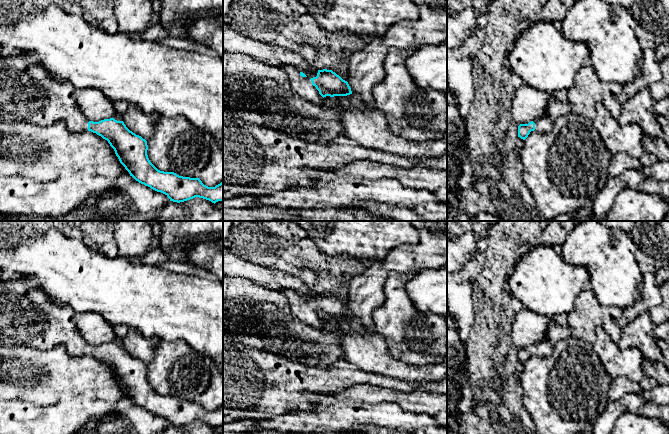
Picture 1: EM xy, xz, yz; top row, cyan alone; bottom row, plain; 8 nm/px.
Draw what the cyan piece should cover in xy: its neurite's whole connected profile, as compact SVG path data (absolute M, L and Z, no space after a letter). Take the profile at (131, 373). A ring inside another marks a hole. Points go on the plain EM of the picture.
M0 277L0 347L30 346L50 349L59 344L64 345L71 356L91 355L107 364L130 400L139 407L165 418L170 425L180 427L195 421L214 428L223 425L223 406L215 411L208 411L199 402L158 394L148 382L147 365L130 355L123 345L114 342L99 346L89 345L78 332L76 313L69 306L53 303L44 292L32 287L28 279L15 277L4 280Z

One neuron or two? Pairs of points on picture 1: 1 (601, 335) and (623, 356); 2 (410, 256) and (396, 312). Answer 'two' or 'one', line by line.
1: one
2: two

